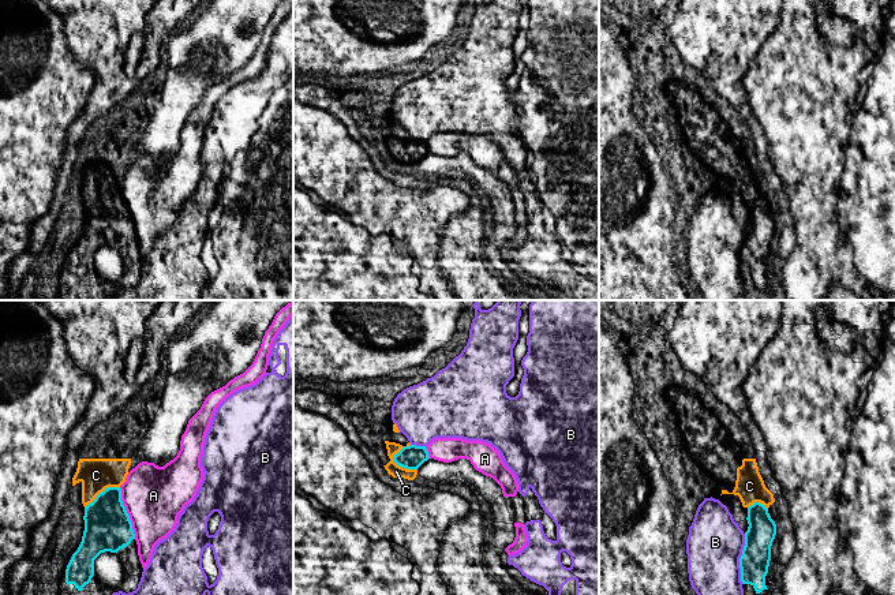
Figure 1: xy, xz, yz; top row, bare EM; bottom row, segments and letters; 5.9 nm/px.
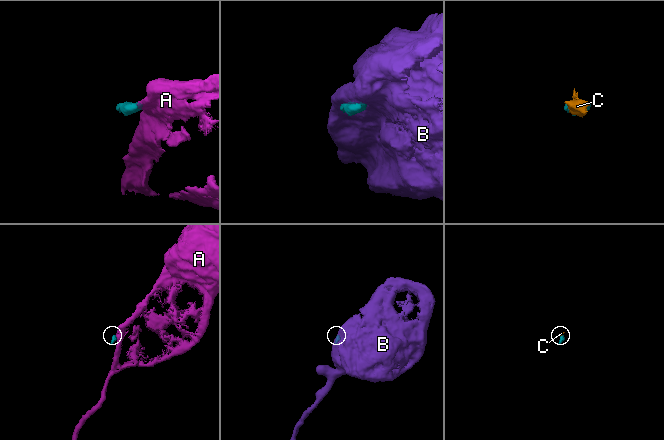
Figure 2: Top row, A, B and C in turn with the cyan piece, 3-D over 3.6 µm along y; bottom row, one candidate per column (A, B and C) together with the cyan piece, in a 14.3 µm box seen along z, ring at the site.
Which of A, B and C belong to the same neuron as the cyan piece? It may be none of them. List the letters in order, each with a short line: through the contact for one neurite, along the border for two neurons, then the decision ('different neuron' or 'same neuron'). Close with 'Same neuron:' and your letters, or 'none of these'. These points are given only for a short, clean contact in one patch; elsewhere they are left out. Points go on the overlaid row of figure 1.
A: line xy (119, 487), (122, 504), (126, 508), (135, 538); different neuron
B: different neuron
C: line xz (411, 457), (403, 467), (396, 471); same neuron
Same neuron: C

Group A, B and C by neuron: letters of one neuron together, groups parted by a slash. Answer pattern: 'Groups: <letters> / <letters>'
Groups: A / B / C

